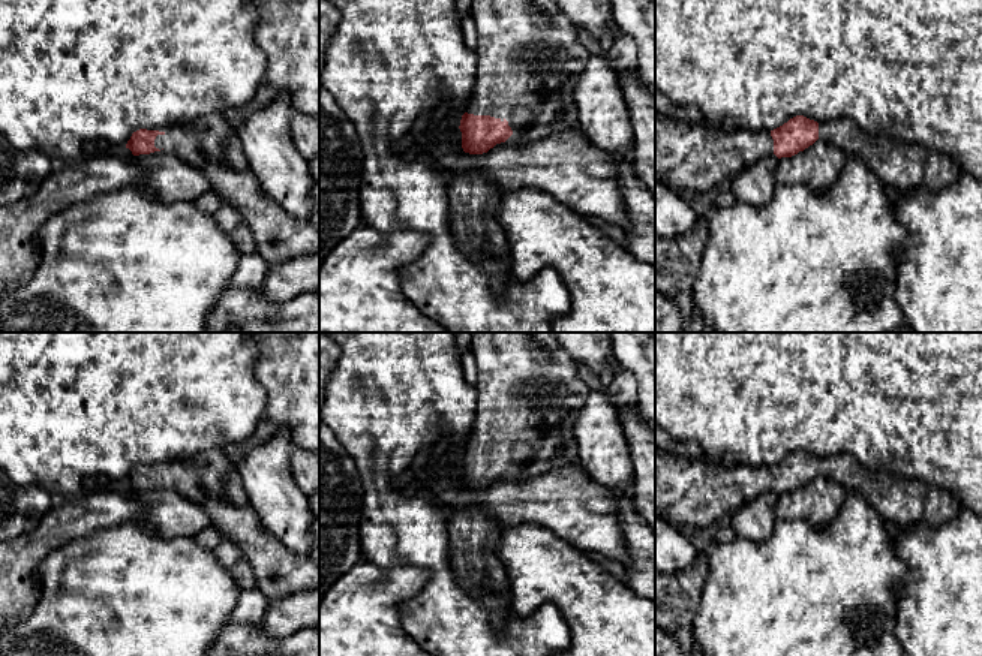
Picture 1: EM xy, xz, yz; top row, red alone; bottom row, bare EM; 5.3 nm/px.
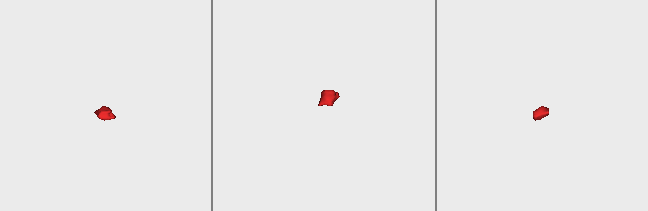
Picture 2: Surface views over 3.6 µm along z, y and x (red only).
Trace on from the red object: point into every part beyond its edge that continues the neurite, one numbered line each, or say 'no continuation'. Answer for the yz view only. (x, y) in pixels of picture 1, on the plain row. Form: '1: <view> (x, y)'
1: yz (696, 493)
2: yz (903, 500)

